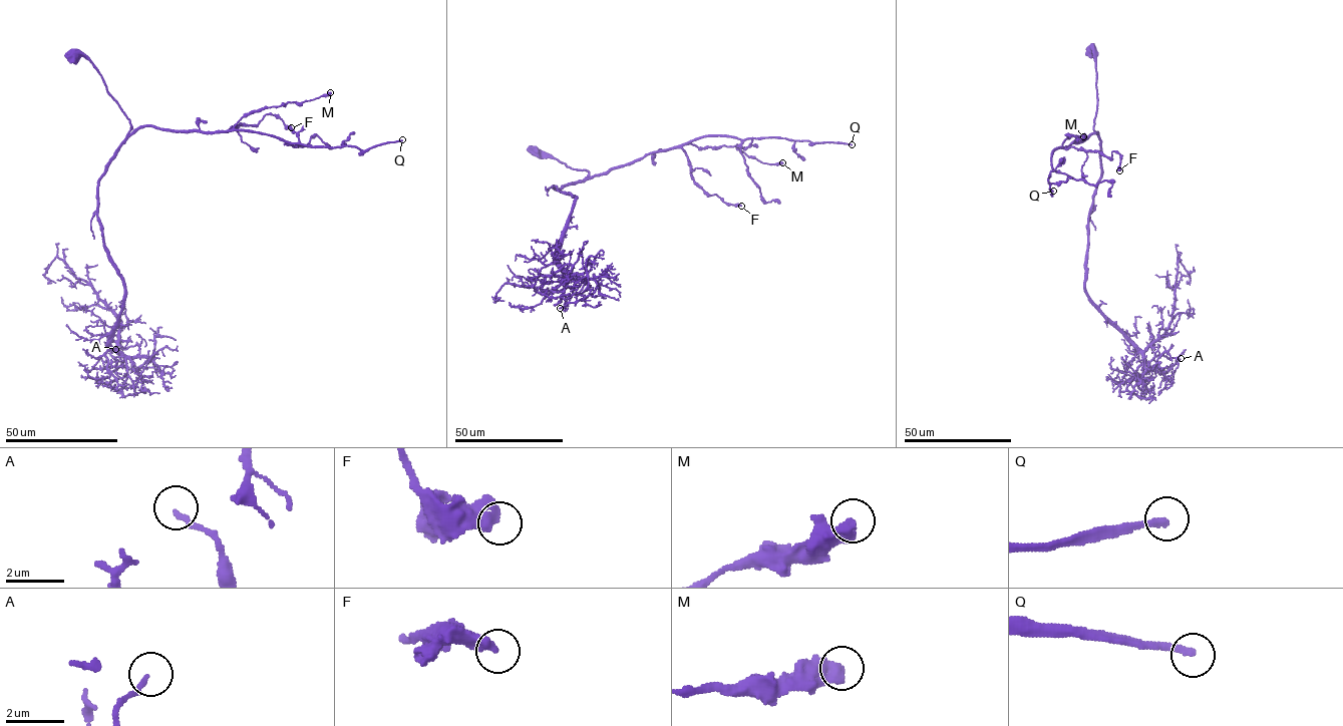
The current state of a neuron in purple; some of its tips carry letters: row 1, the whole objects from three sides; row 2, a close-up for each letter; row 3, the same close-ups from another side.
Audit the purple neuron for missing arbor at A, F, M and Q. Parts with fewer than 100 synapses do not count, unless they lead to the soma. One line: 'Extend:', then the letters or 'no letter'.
Extend: Q

